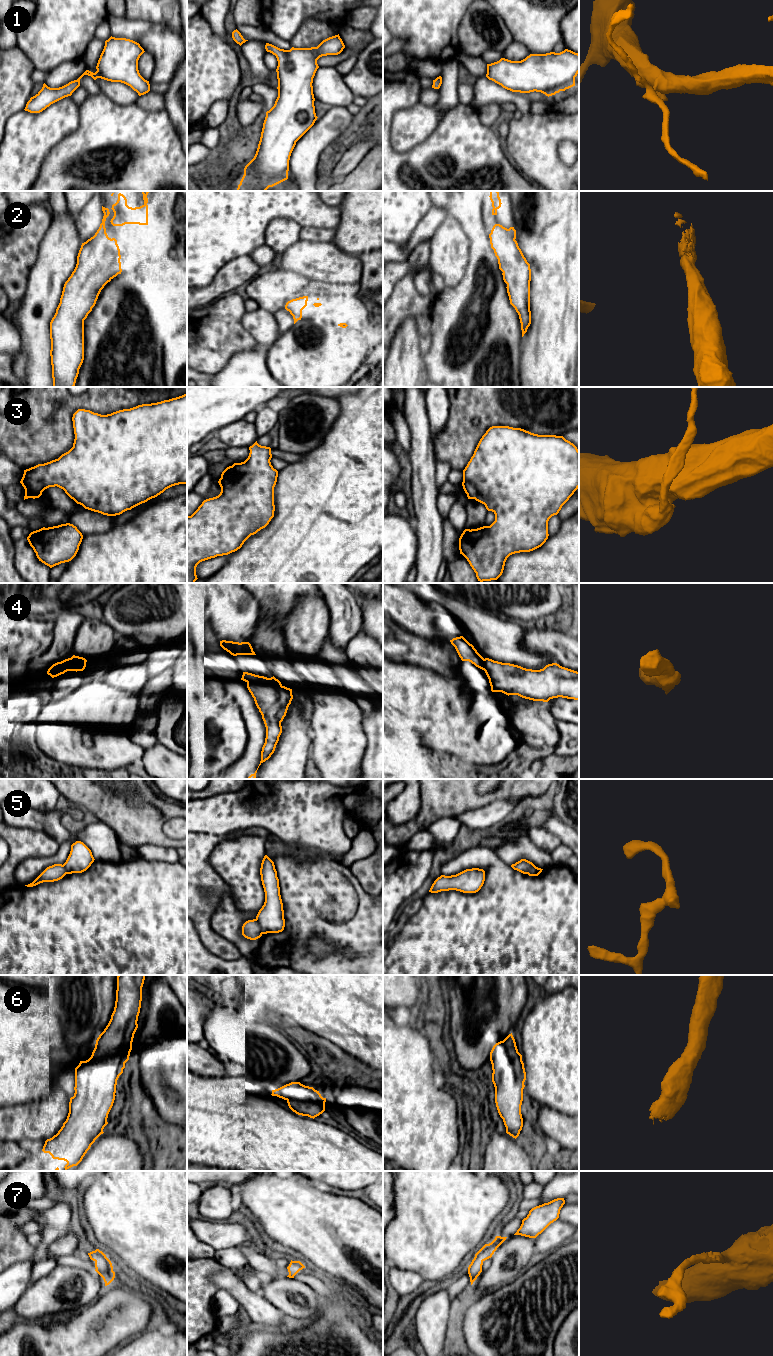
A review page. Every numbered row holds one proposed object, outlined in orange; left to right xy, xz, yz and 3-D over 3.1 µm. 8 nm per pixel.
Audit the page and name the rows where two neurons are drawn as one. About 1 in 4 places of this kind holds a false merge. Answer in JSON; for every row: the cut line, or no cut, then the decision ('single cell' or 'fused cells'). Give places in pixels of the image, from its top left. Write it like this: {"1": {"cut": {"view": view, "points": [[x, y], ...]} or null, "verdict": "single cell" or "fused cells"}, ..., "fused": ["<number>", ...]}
{"1": {"cut": null, "verdict": "single cell"}, "2": {"cut": null, "verdict": "single cell"}, "3": {"cut": null, "verdict": "single cell"}, "4": {"cut": null, "verdict": "single cell"}, "5": {"cut": {"view": "xz", "points": [[255, 919], [262, 933]]}, "verdict": "fused cells"}, "6": {"cut": null, "verdict": "single cell"}, "7": {"cut": null, "verdict": "single cell"}, "fused": ["5"]}

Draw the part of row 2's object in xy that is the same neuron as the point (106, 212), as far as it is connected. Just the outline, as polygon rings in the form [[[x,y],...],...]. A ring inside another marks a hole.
[[[103,206],[102,211],[104,213],[102,223],[95,235],[82,243],[76,267],[64,284],[60,303],[50,322],[53,387],[75,386],[84,360],[84,320],[95,306],[104,286],[122,272],[117,240],[109,238],[106,233],[105,221],[110,212]]]

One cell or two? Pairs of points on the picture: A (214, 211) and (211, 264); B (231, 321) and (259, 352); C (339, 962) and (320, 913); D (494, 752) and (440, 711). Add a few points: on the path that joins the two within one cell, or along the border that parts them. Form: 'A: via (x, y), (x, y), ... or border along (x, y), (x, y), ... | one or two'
A: via (211, 224), (211, 251) | one
B: border along (258, 344), (250, 350), (239, 351), (233, 356) | two
C: via (341, 950), (341, 934), (332, 925) | one
D: via (481, 742), (477, 742), (464, 729), (453, 724) | one

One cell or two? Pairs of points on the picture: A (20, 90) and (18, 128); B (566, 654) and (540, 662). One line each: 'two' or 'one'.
A: two
B: two

